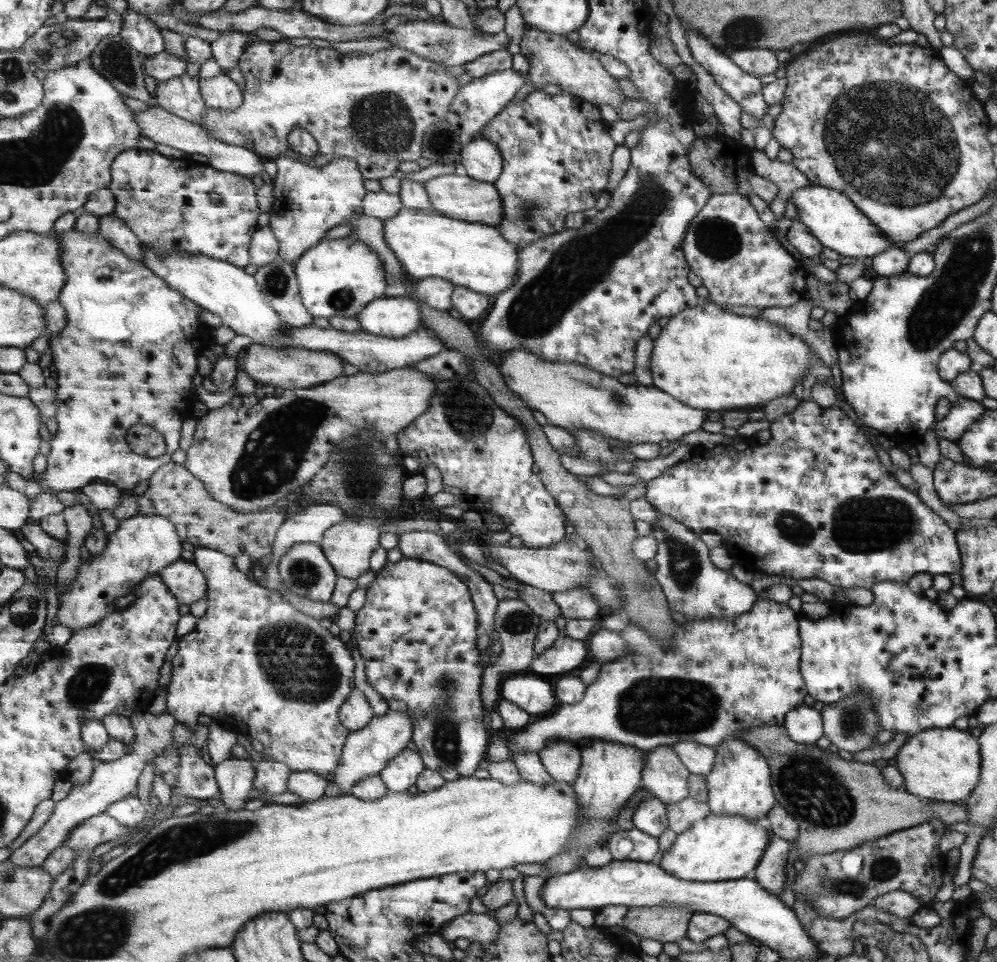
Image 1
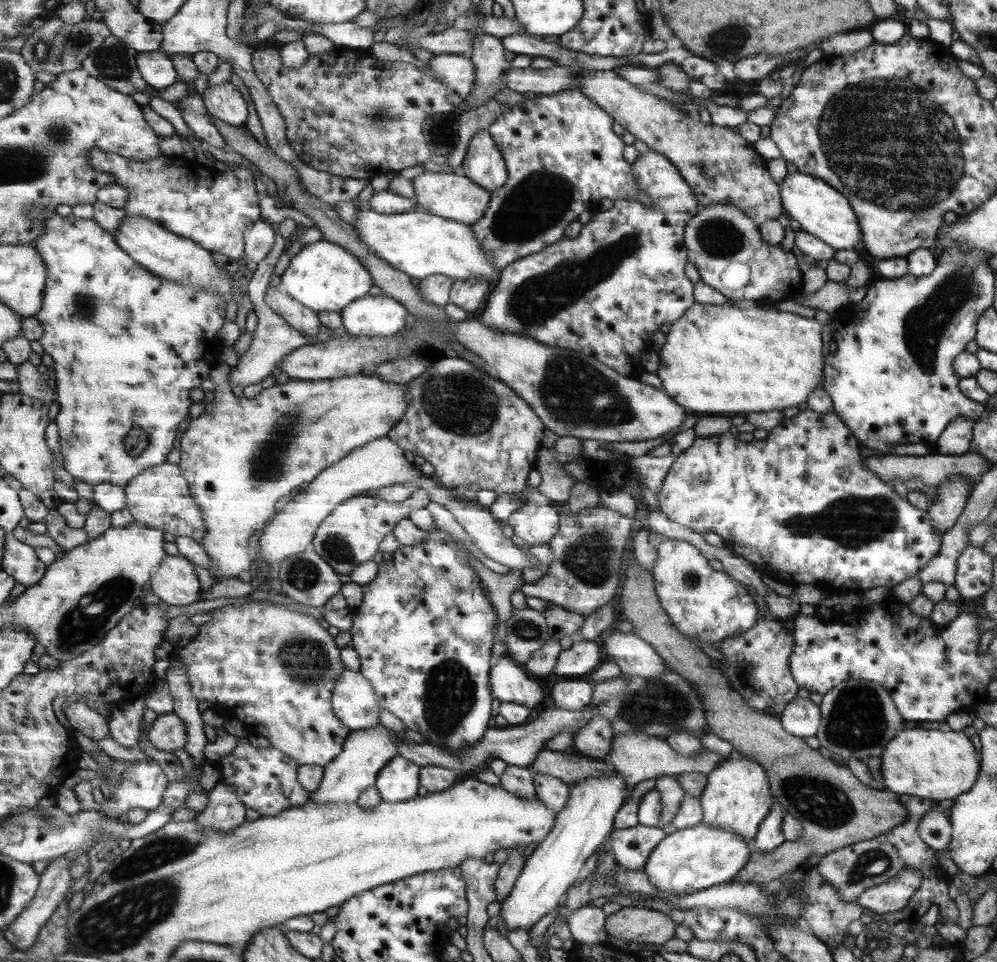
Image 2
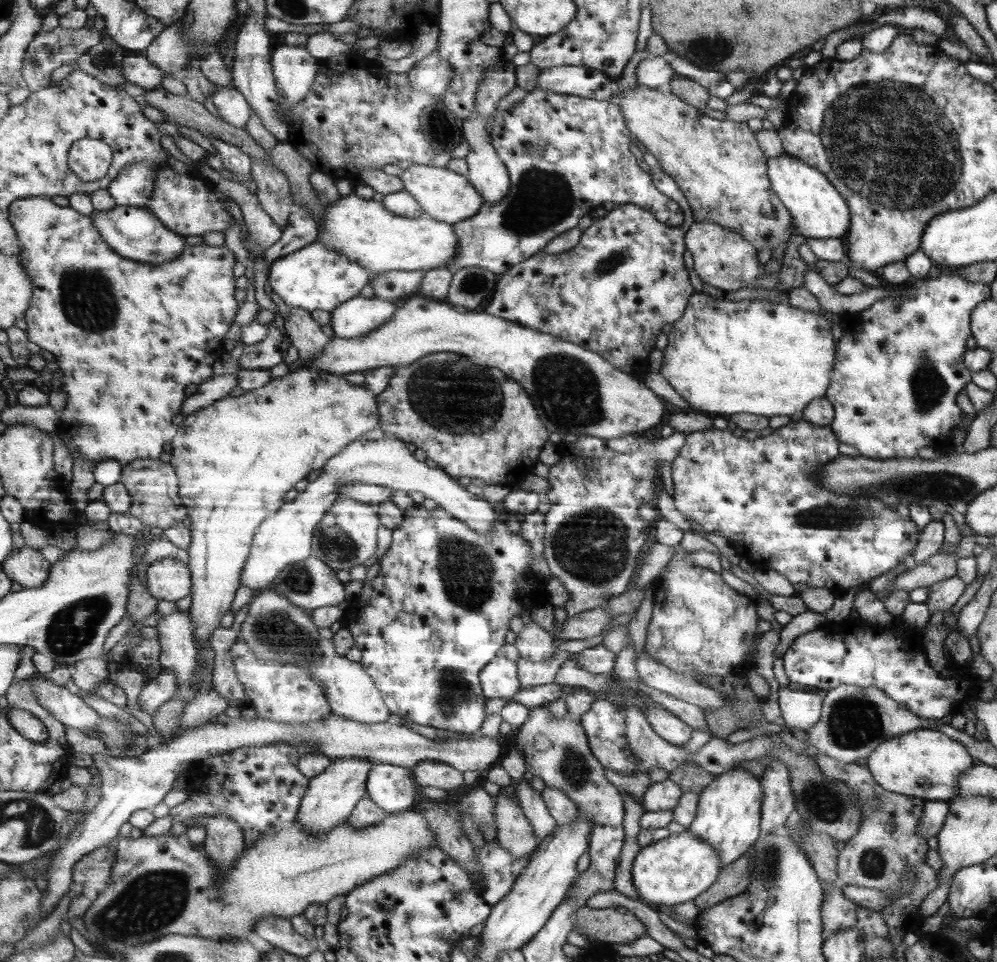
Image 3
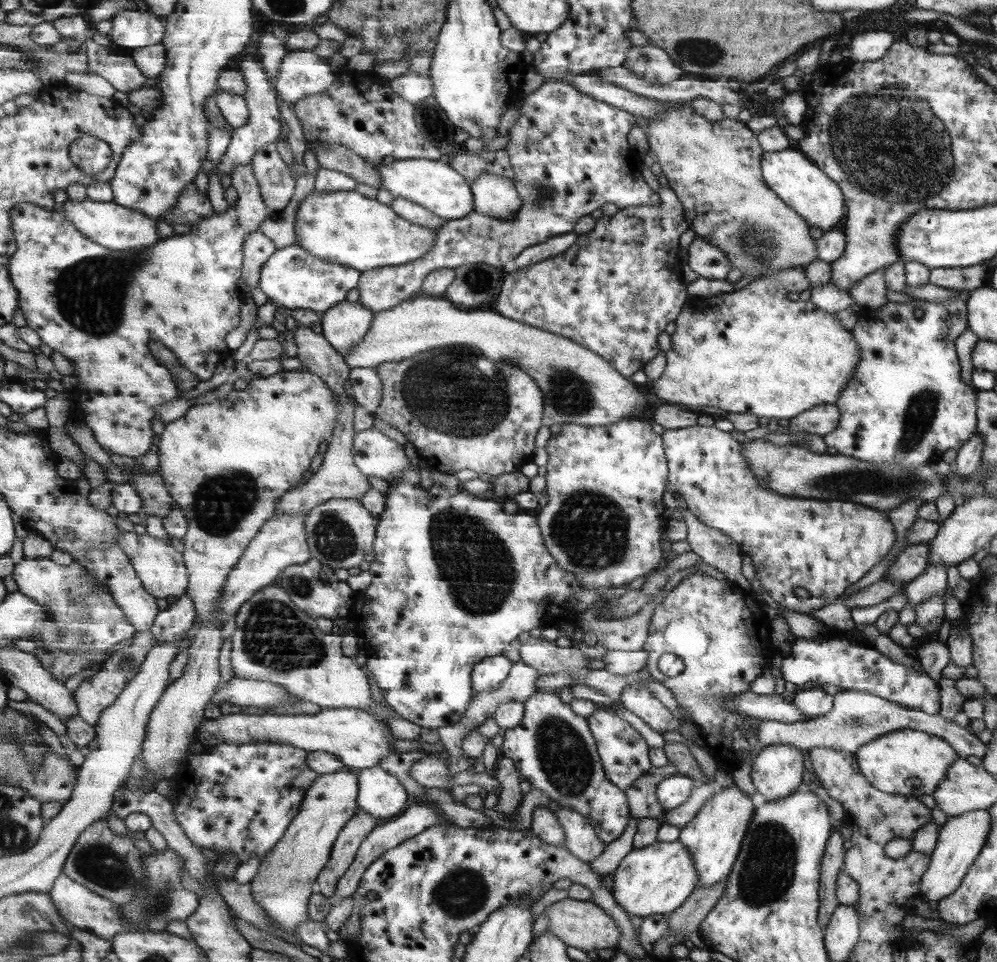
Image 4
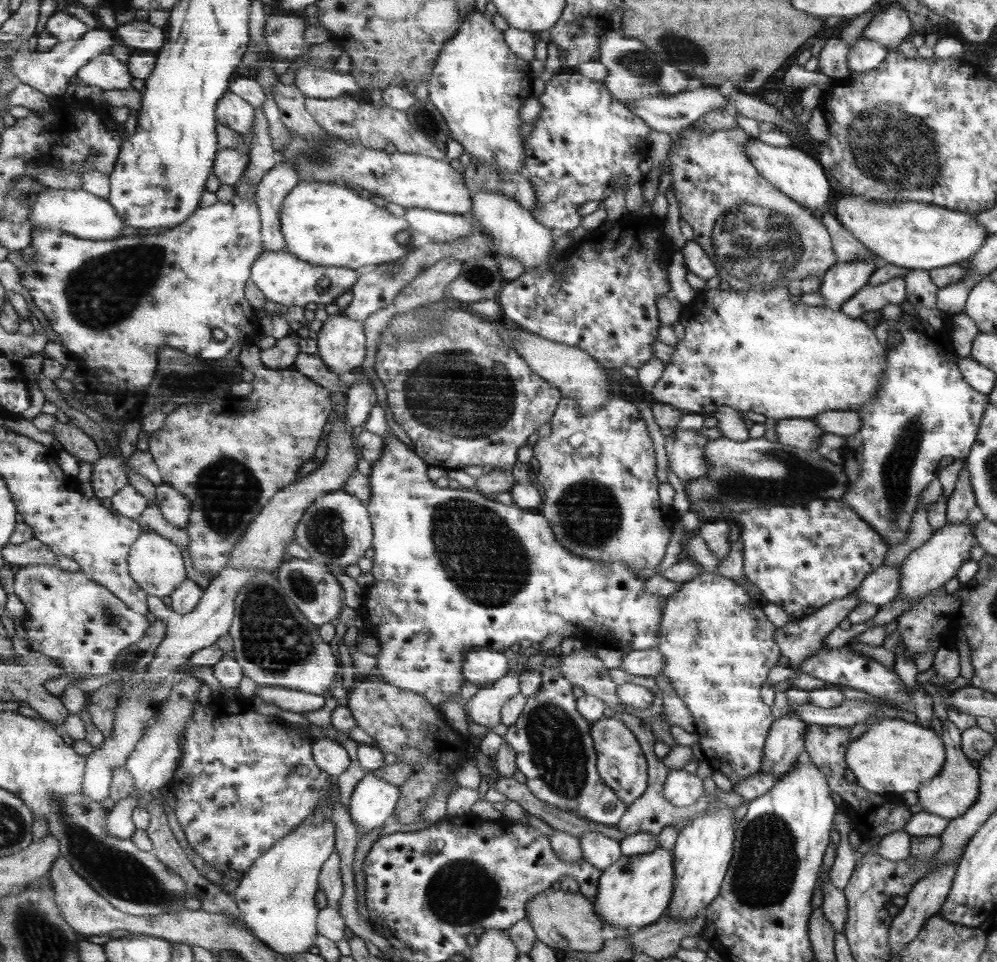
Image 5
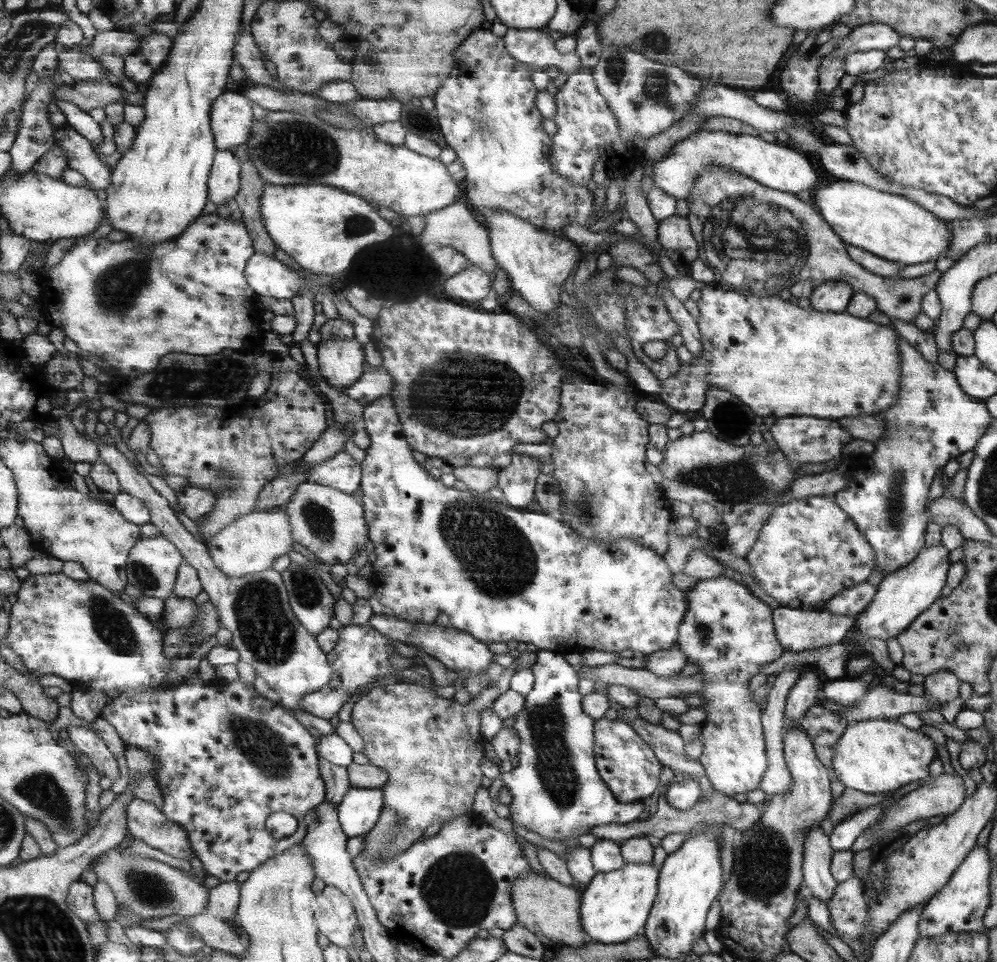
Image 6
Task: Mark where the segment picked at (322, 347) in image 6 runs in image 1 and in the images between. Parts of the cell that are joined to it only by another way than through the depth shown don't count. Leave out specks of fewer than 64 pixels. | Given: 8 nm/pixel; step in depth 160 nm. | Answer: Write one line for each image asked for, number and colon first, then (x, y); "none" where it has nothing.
1: (395, 317)
2: (371, 316)
3: (360, 316)
4: (345, 326)
5: (341, 342)

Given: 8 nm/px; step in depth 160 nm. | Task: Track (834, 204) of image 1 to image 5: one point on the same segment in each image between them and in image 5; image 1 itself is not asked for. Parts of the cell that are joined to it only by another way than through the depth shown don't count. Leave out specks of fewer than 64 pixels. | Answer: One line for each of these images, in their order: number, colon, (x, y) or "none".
2: (814, 207)
3: (818, 211)
4: (799, 182)
5: (791, 172)

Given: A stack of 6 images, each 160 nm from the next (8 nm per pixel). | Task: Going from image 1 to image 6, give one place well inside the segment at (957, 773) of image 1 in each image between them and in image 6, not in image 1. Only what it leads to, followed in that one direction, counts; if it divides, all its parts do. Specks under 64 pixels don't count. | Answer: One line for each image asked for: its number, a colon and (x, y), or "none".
2: (937, 765)
3: (923, 763)
4: (904, 762)
5: (891, 756)
6: (873, 756)

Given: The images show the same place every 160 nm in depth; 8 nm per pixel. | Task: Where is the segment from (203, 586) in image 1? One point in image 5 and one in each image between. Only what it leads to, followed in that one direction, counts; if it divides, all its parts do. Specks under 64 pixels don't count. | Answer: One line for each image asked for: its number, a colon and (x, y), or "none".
2: (175, 583)
3: (168, 579)
4: (162, 568)
5: (158, 565)

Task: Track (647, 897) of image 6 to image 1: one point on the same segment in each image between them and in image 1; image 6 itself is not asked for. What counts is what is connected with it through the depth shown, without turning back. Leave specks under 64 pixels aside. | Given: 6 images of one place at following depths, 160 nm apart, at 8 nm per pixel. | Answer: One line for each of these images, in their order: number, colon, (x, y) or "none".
1: (716, 848)
2: (687, 860)
3: (677, 868)
4: (656, 879)
5: (633, 892)

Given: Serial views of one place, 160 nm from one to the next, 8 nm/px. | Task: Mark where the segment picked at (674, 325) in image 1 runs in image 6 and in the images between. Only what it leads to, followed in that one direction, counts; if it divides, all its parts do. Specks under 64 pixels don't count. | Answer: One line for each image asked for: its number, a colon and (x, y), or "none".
2: (719, 359)
3: (723, 357)
4: (752, 350)
5: (756, 350)
6: (780, 360)

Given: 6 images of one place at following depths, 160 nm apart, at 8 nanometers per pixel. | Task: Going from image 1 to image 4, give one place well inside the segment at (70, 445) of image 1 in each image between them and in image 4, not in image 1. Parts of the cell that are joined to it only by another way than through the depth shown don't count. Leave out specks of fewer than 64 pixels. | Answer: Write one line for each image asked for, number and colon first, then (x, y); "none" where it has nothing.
2: (171, 330)
3: (170, 320)
4: (183, 291)

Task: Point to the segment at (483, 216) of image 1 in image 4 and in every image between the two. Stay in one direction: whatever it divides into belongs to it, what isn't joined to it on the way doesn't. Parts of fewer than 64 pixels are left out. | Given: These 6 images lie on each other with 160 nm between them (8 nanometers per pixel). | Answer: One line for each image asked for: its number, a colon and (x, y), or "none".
2: (454, 196)
3: (447, 196)
4: (433, 184)

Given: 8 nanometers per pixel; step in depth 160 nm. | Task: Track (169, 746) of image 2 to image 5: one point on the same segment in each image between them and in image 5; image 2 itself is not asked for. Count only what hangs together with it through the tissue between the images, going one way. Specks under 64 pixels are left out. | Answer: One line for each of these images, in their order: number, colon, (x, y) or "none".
3: (202, 708)
4: (245, 692)
5: (288, 699)

